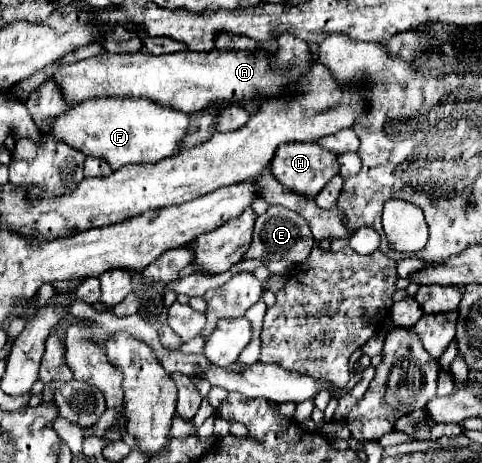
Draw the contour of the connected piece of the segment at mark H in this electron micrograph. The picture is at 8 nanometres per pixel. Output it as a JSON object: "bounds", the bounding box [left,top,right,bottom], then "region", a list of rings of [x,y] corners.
{"bounds":[271,141,339,199],"region":[[[305,141],[305,143],[285,143],[281,147],[277,147],[277,155],[271,161],[271,173],[275,175],[275,179],[279,183],[283,183],[285,187],[297,191],[299,195],[313,199],[323,187],[325,183],[339,173],[339,161],[337,161],[337,153],[323,149],[317,141]]]}

